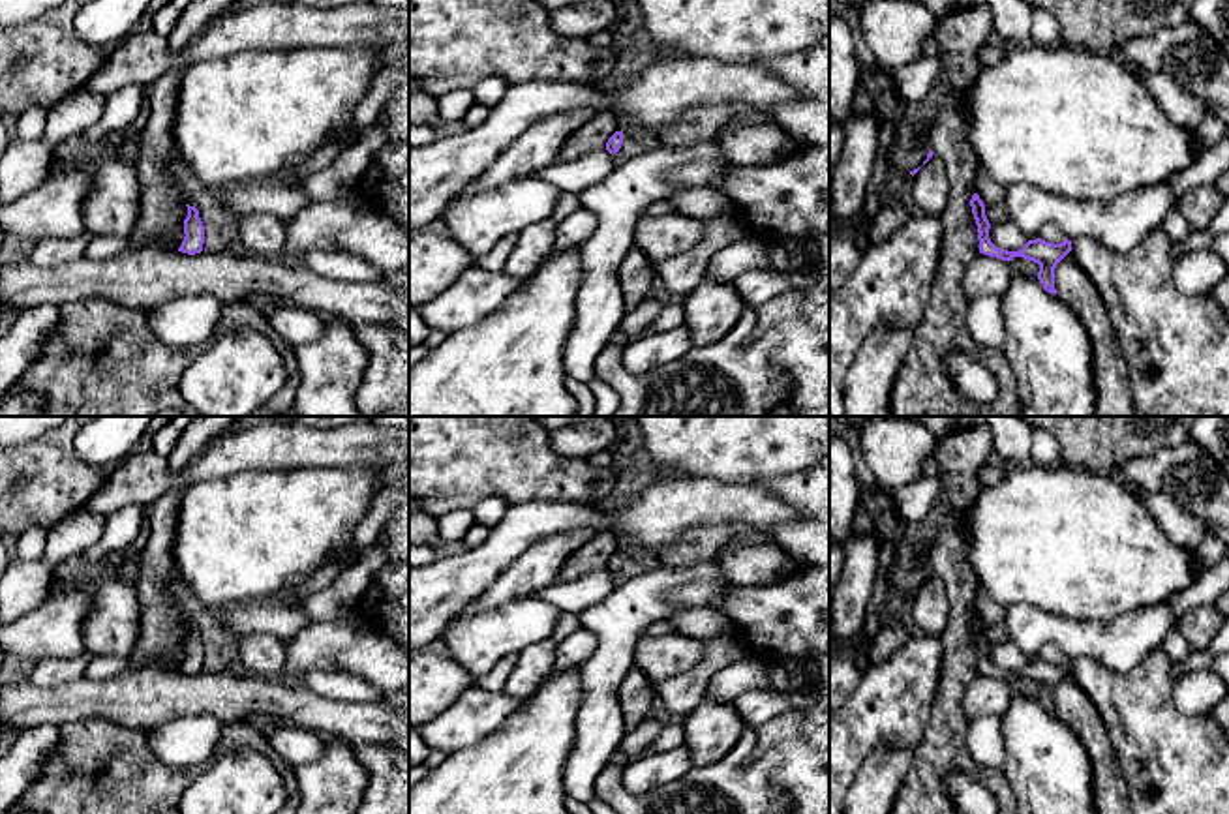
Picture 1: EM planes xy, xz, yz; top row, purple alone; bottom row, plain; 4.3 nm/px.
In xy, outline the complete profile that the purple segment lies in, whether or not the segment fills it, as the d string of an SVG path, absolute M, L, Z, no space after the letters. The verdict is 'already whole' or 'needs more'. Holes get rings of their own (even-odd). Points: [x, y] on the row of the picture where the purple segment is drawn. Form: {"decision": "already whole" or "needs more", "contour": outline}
{"decision": "already whole", "contour": "M188 206L188 216L184 219L184 240L178 248L178 251L188 253L188 255L195 255L203 251L203 244L205 244L205 225L199 218L199 210L195 206Z"}

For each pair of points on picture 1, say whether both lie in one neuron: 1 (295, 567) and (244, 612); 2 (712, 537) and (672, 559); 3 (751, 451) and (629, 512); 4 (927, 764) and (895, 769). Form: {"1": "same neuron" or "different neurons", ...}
{"1": "different neurons", "2": "same neuron", "3": "different neurons", "4": "different neurons"}

